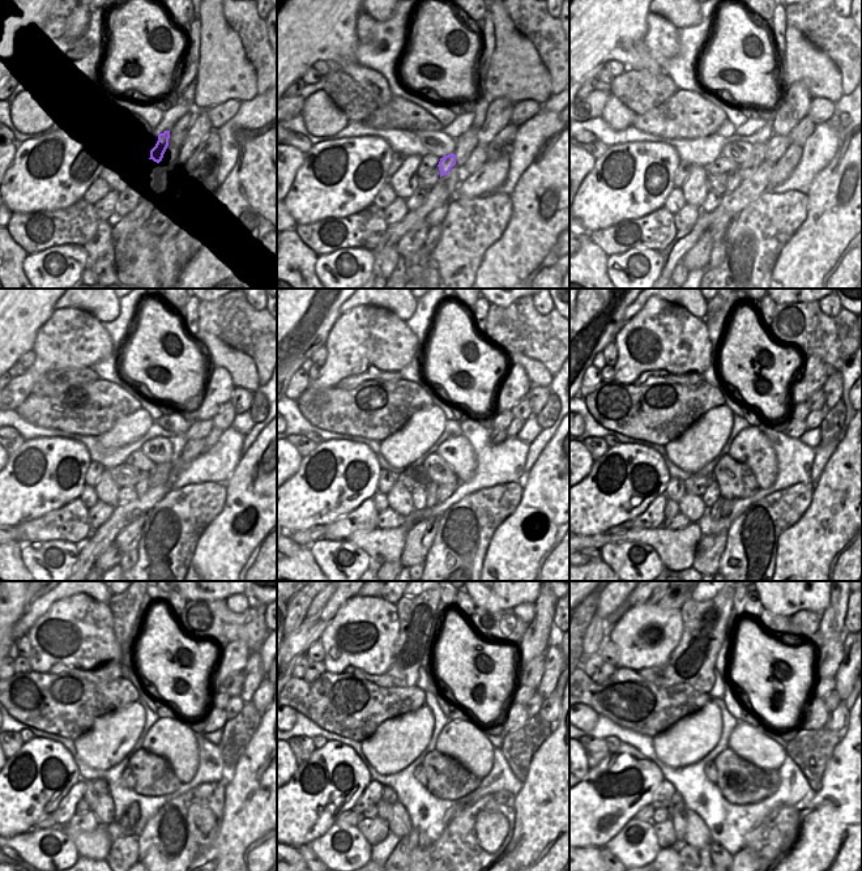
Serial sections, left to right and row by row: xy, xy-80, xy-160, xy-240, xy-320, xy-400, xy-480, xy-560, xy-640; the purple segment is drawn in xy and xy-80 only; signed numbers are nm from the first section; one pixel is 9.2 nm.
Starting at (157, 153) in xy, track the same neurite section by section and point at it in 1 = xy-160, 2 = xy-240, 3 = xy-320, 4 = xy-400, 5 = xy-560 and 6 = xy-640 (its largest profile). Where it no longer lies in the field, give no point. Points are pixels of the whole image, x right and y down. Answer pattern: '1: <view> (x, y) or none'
1: xy-160 (733, 178)
2: xy-240 (143, 485)
3: xy-320 (431, 487)
4: xy-400 (715, 520)
5: xy-560 (410, 841)
6: xy-640 (686, 846)

